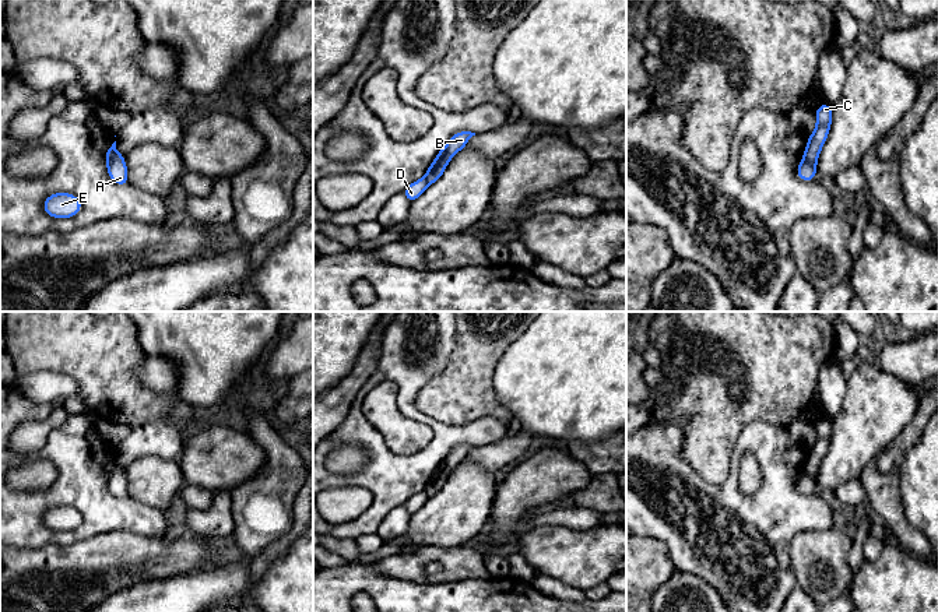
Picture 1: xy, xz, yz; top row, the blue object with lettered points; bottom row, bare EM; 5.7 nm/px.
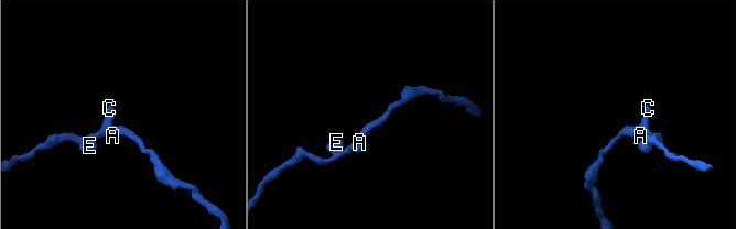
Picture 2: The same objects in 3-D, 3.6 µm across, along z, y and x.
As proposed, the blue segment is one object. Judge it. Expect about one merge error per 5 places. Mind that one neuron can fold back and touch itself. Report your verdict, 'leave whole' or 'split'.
split

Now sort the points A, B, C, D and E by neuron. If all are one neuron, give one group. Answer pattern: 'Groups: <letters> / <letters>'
Groups: A B / C D E

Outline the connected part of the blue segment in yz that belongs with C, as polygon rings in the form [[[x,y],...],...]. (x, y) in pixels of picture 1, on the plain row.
[[[823,415],[816,423],[816,442],[809,447],[807,461],[804,464],[805,472],[816,482],[818,468],[828,453],[832,437],[832,419]]]

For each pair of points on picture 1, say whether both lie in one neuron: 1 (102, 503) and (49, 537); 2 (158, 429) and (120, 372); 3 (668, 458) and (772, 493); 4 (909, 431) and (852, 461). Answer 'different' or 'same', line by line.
1: same
2: different
3: same
4: different

